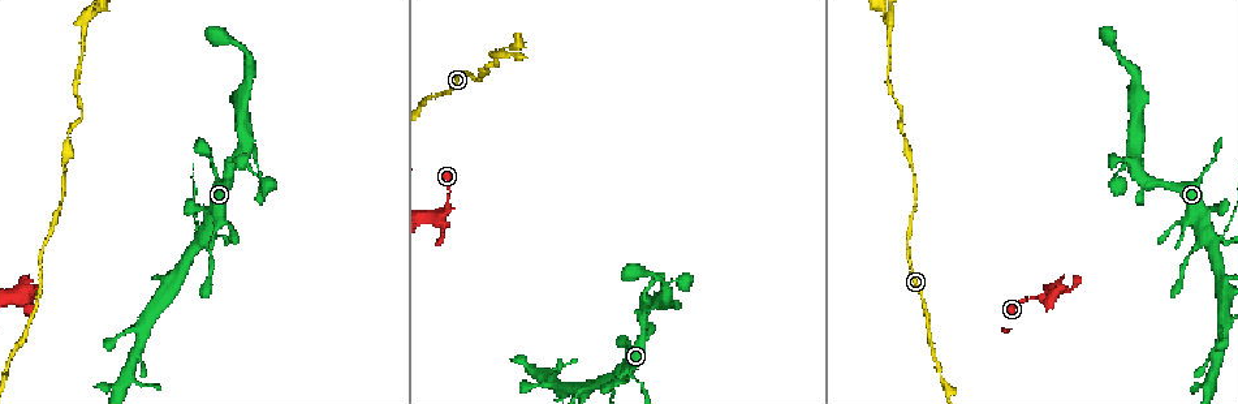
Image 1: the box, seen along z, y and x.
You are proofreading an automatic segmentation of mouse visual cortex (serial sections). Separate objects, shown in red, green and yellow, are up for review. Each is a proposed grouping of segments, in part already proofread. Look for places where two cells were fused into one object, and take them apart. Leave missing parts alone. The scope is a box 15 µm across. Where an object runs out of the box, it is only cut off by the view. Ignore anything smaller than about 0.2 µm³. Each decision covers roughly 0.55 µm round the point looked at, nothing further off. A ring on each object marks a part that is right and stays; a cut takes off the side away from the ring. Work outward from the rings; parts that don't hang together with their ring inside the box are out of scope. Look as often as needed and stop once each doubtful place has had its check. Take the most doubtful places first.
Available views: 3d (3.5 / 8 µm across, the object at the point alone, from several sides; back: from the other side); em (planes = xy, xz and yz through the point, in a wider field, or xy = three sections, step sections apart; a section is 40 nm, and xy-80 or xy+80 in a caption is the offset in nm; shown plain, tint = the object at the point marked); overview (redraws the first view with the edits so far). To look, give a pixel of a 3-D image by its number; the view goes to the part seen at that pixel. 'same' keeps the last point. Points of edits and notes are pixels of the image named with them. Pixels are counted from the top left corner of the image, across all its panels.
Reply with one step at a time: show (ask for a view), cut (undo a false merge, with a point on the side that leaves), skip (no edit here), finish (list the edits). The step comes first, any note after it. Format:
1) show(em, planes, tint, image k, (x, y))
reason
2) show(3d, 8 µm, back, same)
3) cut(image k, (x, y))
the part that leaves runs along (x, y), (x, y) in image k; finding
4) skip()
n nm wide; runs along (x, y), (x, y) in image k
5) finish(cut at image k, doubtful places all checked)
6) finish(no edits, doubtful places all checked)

show(3d, 3.5 µm, back, image 1, (888, 24))
three-way junction

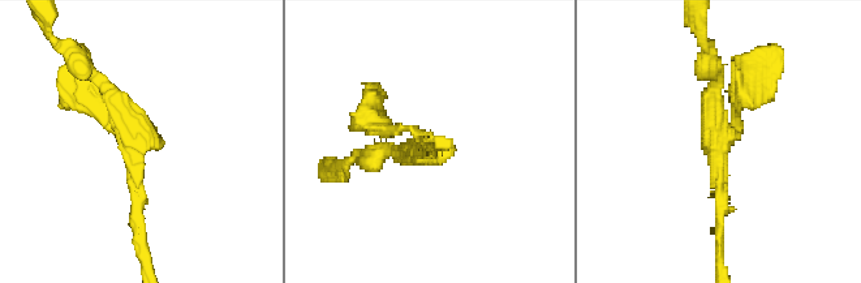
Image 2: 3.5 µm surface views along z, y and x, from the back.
show(em, xy, step 1, tint, image 2, (722, 139))
3 arms; arms of 150, 200, 200 nm; shape alone is not enough

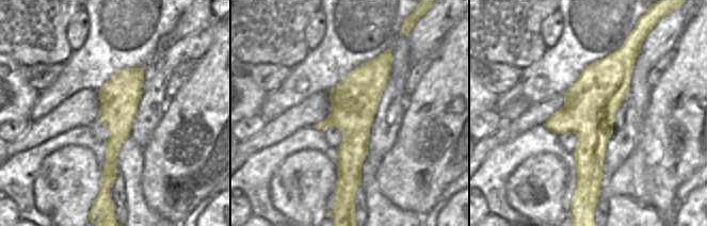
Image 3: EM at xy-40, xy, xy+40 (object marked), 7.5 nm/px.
skip()
runs along (620, 52), (593, 99), (582, 186) in image 3; continuous, no second cell

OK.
show(3d, 3.5 µm, image 1, (612, 387))
thick turns thin

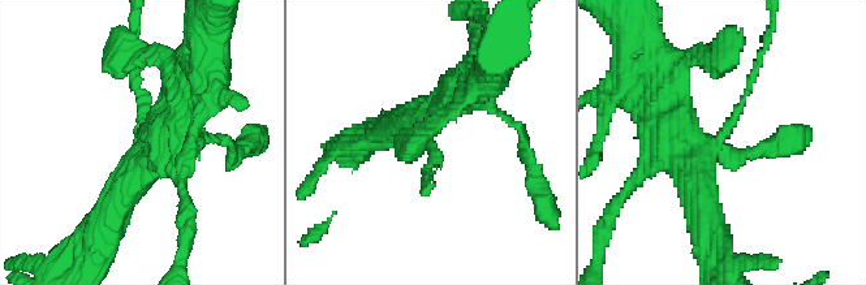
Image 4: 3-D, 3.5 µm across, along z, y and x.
show(em, planes, tint, image 4, (435, 150))

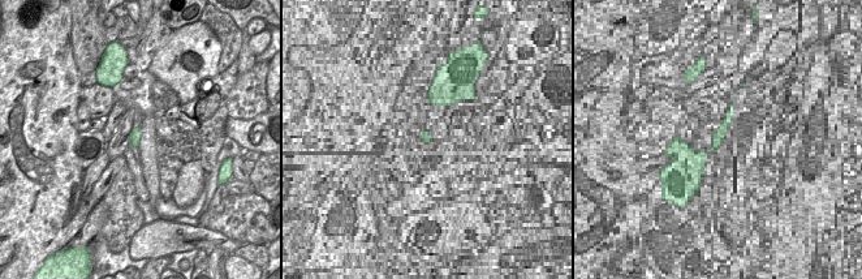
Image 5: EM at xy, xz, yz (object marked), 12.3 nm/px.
skip()
arms of 100, 500 nm; runs along (671, 145), (715, 145), (765, 44) in image 4; continuous, no second cell

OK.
show(3d, 3.5 µm, image 1, (446, 211))
abrupt turn

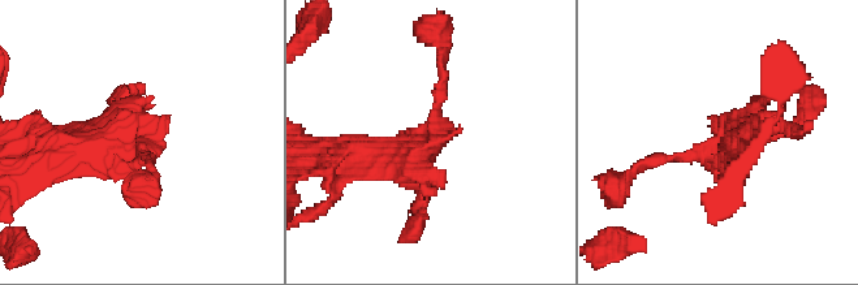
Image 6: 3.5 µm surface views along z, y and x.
show(em, xy, step 2, tint, image 6, (431, 138))
need the tissue

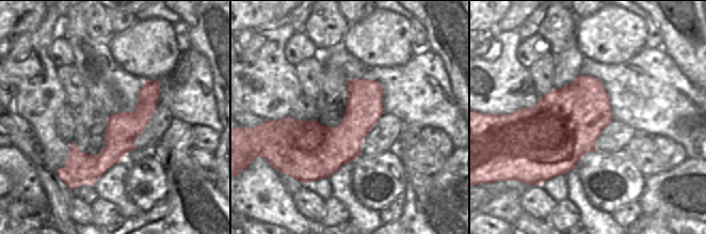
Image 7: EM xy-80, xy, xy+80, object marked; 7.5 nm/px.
show(em, xy, step 5, tint, same)

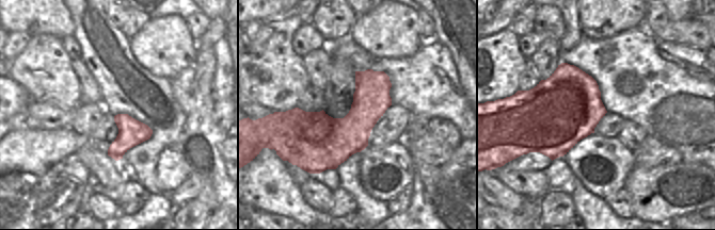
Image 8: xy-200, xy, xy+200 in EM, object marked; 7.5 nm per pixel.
skip()
runs along (442, 55), (438, 135), (349, 151) in image 6; all the same cell

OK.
finish(no edits, doubtful places all checked)

